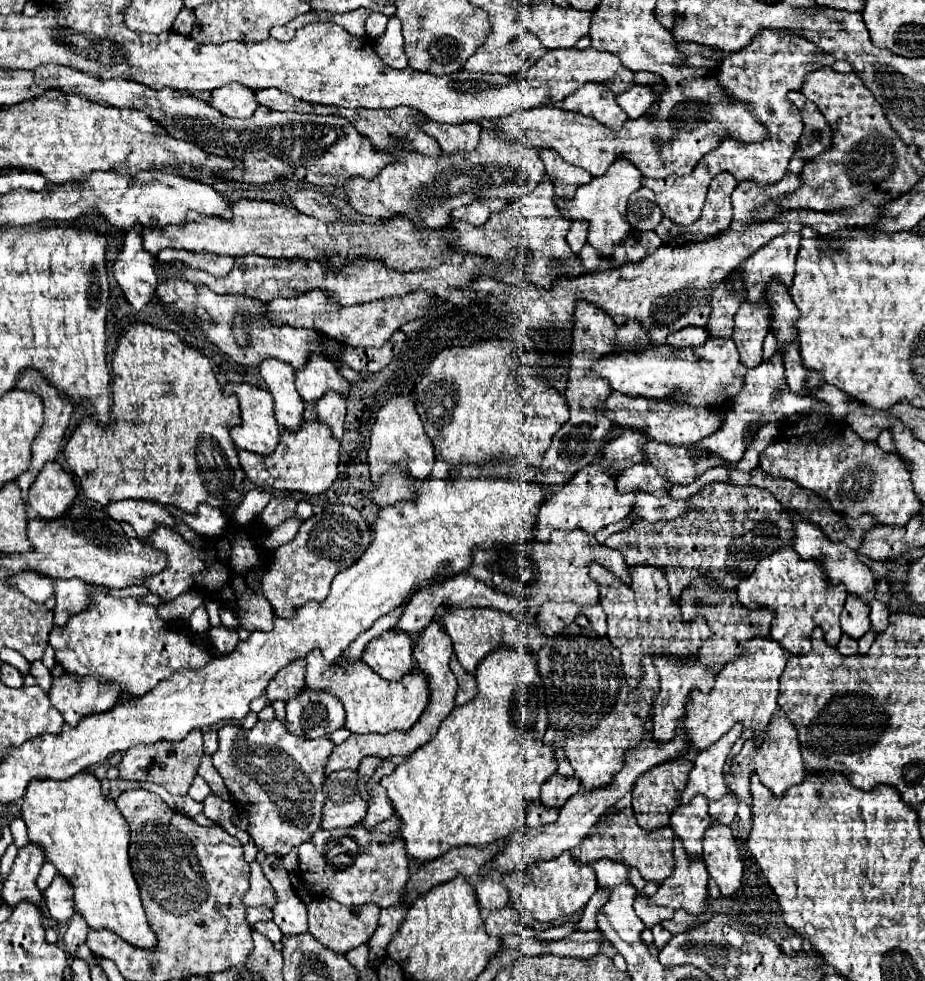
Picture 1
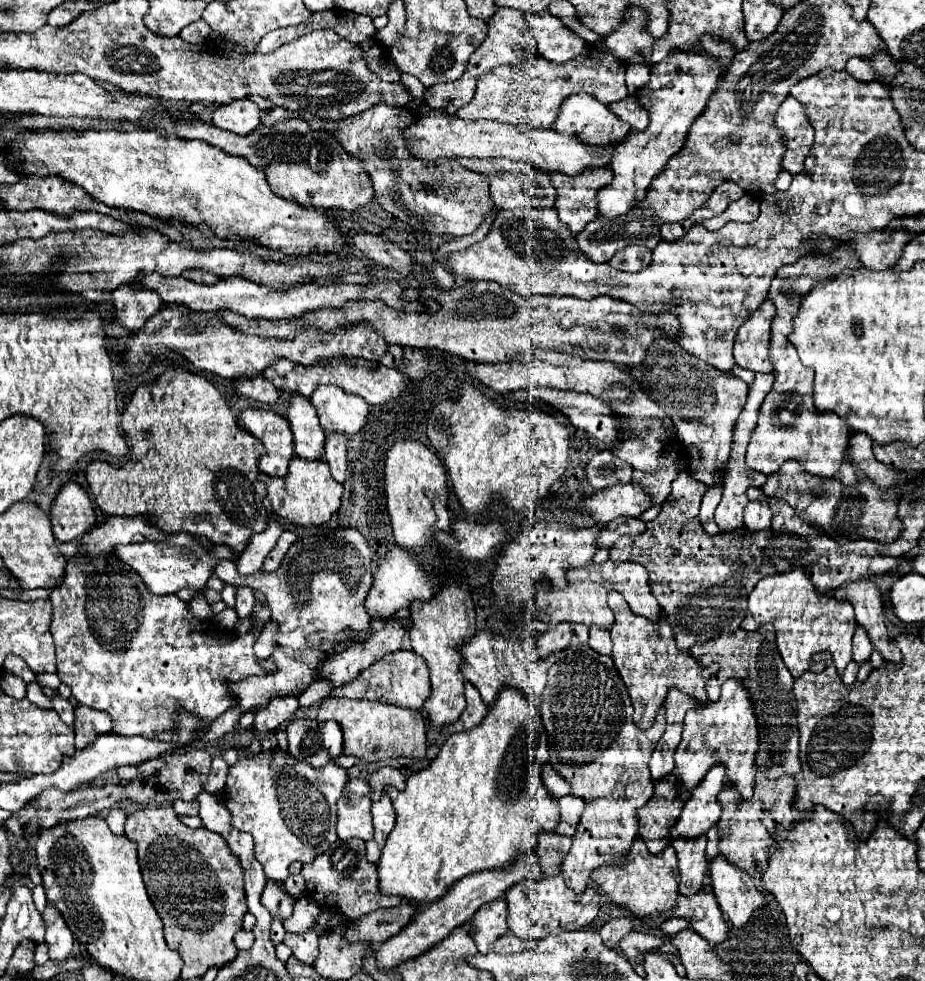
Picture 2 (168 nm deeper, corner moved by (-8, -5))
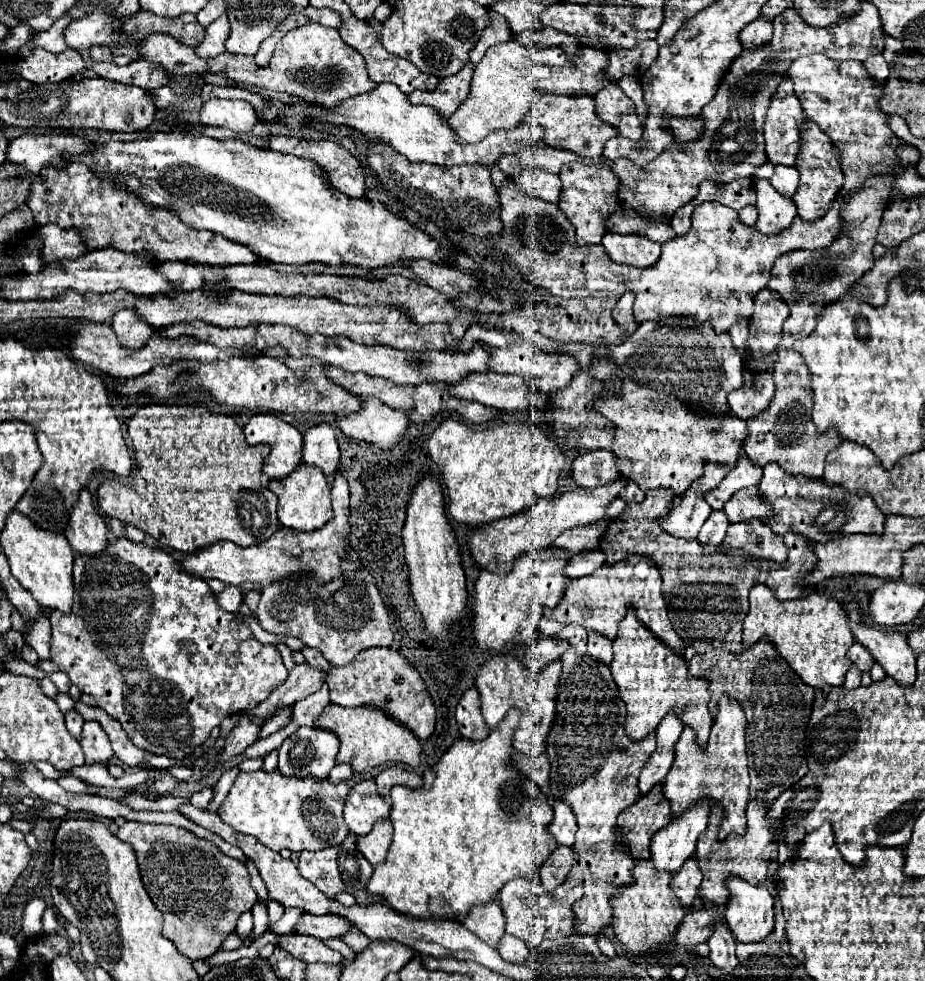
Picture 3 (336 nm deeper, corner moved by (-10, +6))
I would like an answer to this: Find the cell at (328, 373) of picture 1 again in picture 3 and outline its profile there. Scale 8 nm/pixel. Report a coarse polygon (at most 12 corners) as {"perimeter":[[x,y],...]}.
{"perimeter":[[371,397],[335,417],[347,437],[383,449],[397,445],[407,415]]}

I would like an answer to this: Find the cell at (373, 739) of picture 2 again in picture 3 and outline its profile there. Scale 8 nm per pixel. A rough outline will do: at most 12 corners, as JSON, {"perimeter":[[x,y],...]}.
{"perimeter":[[329,703],[315,721],[355,773],[419,765],[419,737],[375,705]]}

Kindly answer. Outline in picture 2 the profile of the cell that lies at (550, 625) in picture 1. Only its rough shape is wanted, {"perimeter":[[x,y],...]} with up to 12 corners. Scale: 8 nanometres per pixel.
{"perimeter":[[557,624],[537,638],[539,656],[569,648],[573,624]]}

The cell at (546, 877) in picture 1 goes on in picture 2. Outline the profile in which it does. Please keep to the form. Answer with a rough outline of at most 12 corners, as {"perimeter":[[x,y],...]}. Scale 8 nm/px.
{"perimeter":[[561,876],[525,878],[505,892],[515,936],[589,926],[601,894]]}

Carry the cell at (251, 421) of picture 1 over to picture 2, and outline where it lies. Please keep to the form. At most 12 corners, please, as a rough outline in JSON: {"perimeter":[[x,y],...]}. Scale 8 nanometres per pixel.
{"perimeter":[[249,408],[237,422],[259,438],[267,454],[259,470],[287,476],[293,434],[271,410]]}

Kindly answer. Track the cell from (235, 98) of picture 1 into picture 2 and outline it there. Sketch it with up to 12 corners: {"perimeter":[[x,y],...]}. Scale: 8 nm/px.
{"perimeter":[[235,100],[213,112],[221,130],[247,136],[261,124],[251,100]]}

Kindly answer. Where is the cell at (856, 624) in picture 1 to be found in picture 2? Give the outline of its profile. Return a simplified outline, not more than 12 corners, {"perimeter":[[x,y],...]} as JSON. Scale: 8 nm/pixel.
{"perimeter":[[857,626],[853,636],[853,662],[869,662],[873,646],[867,632]]}

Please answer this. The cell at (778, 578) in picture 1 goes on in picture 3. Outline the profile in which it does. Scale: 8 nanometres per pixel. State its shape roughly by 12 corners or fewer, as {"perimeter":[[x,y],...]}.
{"perimeter":[[751,587],[743,647],[769,637],[807,685],[843,685],[855,639],[823,591]]}

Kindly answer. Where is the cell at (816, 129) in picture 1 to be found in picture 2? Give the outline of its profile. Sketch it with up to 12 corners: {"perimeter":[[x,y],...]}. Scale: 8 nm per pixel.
{"perimeter":[[787,96],[775,124],[785,140],[783,170],[799,174],[813,144],[805,108]]}

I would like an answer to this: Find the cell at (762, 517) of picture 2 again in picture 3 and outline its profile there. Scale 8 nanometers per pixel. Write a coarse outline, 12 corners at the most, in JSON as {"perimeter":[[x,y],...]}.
{"perimeter":[[765,465],[775,533],[827,543],[883,533],[871,495]]}

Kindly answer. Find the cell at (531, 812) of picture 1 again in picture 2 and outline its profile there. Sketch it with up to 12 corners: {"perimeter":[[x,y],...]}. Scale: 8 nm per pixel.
{"perimeter":[[541,834],[537,856],[543,876],[557,876],[571,838]]}

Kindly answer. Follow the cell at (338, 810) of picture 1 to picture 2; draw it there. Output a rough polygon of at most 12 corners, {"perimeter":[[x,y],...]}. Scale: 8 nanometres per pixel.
{"perimeter":[[349,780],[337,802],[341,840],[373,838],[365,780]]}

